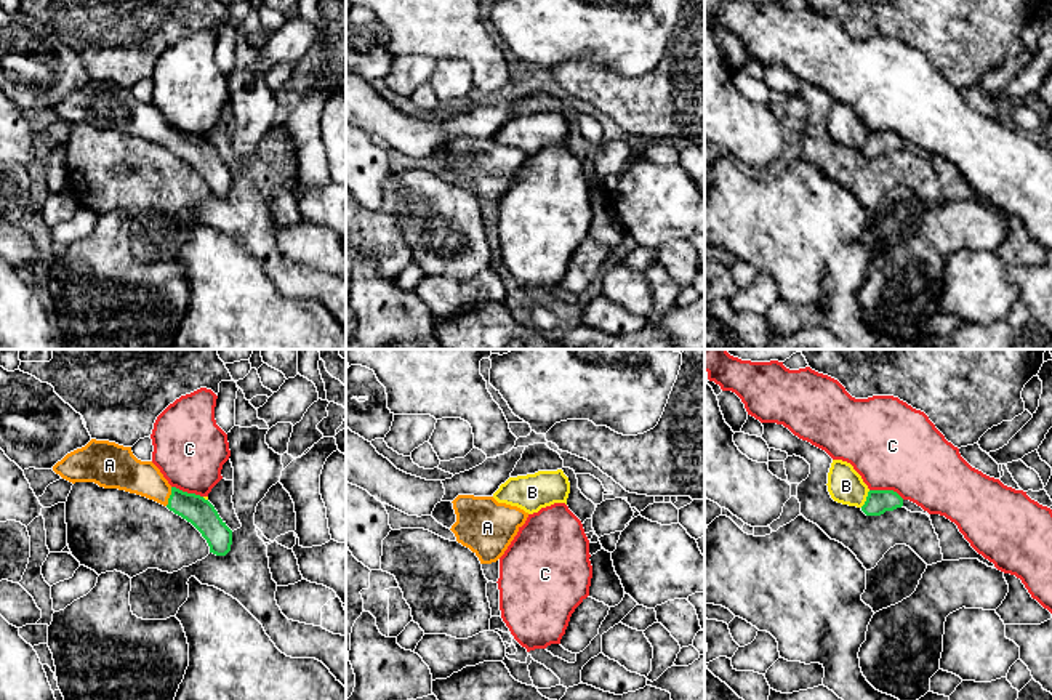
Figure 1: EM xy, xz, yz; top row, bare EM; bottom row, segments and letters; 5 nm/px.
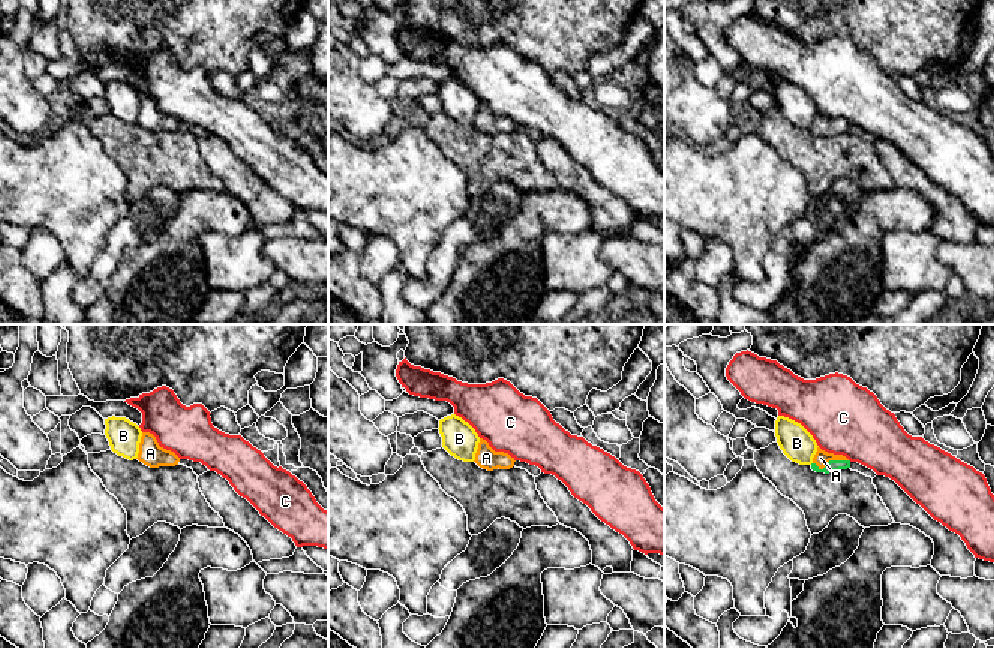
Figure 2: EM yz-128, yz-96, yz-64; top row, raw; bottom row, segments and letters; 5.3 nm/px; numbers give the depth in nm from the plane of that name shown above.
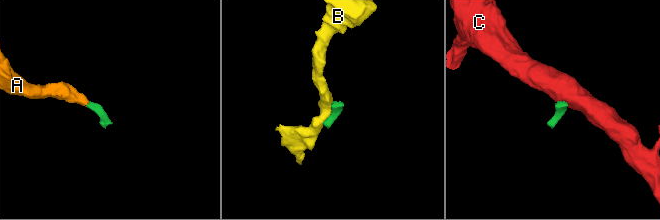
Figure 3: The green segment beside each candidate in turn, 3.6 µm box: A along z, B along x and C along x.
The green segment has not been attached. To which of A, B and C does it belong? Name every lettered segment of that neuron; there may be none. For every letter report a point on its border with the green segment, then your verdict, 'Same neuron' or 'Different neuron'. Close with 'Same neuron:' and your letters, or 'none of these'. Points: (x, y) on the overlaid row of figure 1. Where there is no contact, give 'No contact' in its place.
A: Touches green at xy (170, 497). Same neuron
B: Touches green at yz (867, 498). Different neuron
C: Touches green at yz (887, 490). Different neuron
Same neuron: A

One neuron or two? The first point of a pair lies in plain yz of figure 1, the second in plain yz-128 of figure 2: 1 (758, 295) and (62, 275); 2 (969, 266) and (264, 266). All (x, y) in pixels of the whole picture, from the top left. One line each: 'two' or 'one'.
1: two
2: one

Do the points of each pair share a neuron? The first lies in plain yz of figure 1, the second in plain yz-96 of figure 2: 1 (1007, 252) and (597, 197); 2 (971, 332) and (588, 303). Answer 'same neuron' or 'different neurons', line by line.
1: same neuron
2: same neuron

